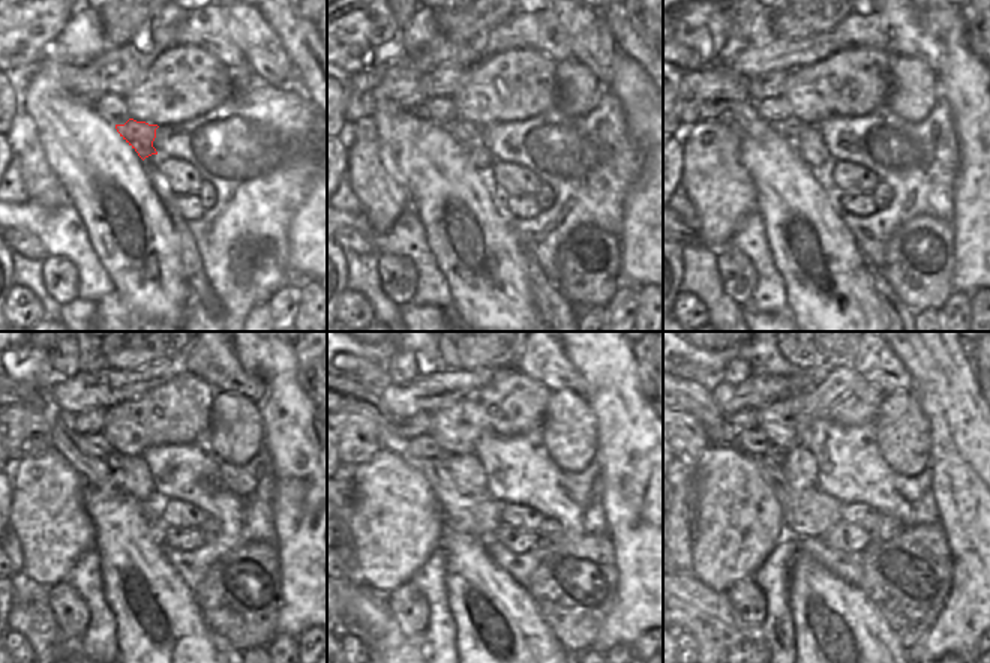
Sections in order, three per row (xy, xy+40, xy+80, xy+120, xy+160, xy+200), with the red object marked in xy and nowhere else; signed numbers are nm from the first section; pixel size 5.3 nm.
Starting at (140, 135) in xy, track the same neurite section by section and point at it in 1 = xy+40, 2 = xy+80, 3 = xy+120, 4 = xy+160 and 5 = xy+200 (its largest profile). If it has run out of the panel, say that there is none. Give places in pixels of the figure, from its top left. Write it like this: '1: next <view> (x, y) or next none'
1: next xy+40 (461, 131)
2: next xy+80 (791, 128)
3: next xy+120 (114, 459)
4: next xy+160 (443, 456)
5: next xy+200 (774, 453)

